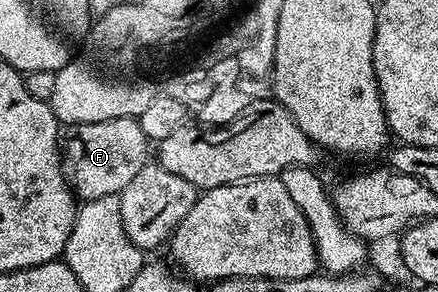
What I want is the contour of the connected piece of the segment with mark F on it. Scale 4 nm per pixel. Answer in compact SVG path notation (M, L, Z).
M134 117L80 123L73 131L74 136L64 143L64 170L71 191L82 201L118 195L152 155L151 140L144 137L144 129Z

